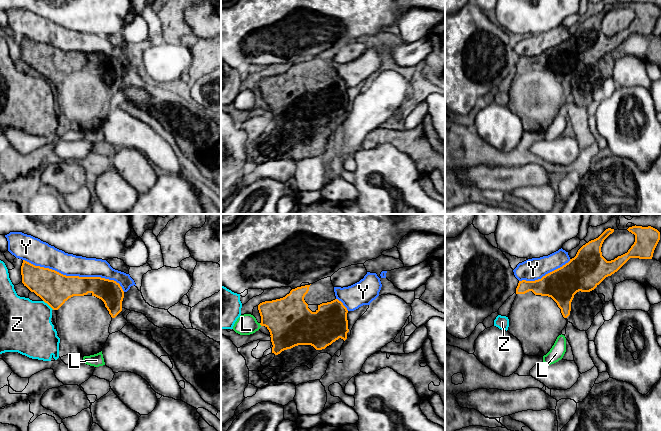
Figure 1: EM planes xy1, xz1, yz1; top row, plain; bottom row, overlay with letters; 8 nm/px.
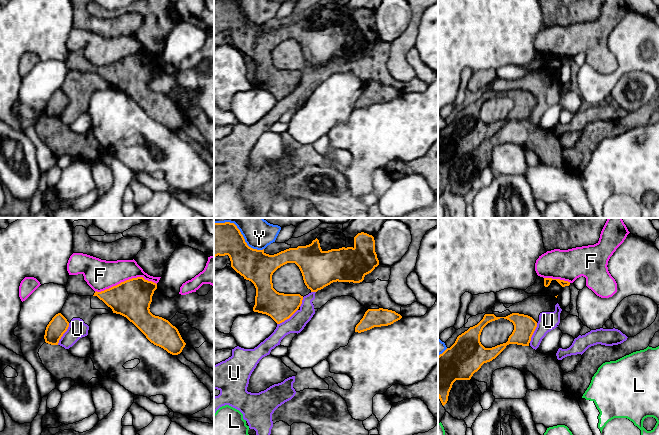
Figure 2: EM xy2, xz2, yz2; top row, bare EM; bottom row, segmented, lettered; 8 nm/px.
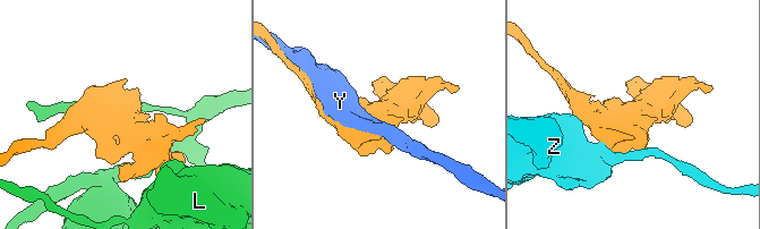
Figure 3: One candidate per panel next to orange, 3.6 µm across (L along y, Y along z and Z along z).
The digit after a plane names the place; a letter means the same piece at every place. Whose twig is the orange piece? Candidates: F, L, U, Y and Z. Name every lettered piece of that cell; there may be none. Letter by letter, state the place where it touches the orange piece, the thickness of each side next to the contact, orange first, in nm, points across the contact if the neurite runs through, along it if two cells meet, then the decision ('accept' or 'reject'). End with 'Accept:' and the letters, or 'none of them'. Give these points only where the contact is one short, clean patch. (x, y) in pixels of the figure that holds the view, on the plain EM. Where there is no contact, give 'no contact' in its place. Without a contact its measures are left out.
F: contact xy2 (126, 56); calibres 300 and 240 nm; reject
L: contact xz1 (260, 100); calibres 380 and 170 nm; reject
U: contact xy2 (63, 109); calibres 150 and 150 nm; border xy2 (69, 99), (57, 120); reject
Y: contact xy1 (75, 52); calibres 260 and 180 nm; reject
Z: contact xy1 (48, 80); calibres 260 and 420 nm; border xy1 (43, 76), (53, 85); reject
Accept: none of them

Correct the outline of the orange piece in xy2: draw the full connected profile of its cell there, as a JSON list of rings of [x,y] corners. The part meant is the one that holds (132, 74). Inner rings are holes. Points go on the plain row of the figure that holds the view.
[[[137,53],[104,67],[96,67],[93,72],[102,76],[113,89],[126,93],[151,119],[172,131],[178,131],[186,121],[178,105],[168,96],[150,88],[156,65],[156,59]]]

